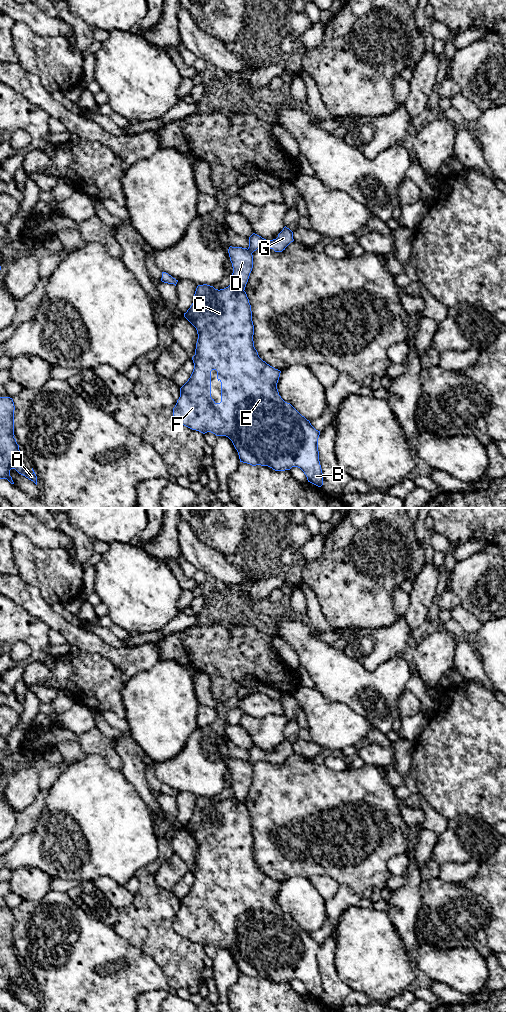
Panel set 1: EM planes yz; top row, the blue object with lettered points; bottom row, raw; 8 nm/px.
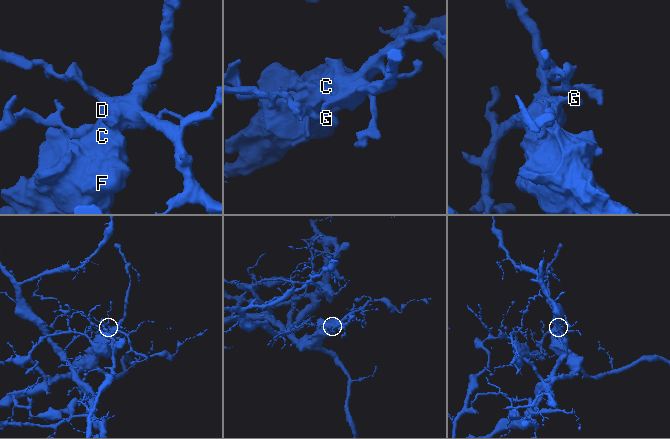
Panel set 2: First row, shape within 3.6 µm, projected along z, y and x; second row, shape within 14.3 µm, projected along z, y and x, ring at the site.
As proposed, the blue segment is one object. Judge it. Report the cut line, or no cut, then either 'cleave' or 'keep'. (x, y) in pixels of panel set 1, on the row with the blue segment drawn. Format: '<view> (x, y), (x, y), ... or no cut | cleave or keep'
yz (231, 284), (243, 290) | cleave

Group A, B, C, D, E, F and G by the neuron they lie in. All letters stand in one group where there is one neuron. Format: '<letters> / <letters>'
A B C E F G / D

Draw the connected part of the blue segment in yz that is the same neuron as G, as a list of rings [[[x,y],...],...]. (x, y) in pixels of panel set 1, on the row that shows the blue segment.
[[[285,226],[276,239],[269,241],[253,233],[249,237],[248,249],[252,253],[257,249],[273,249],[275,252],[282,252],[293,241],[293,232]]]

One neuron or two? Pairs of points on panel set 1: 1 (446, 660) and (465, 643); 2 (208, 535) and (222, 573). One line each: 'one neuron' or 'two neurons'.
1: two neurons
2: two neurons

